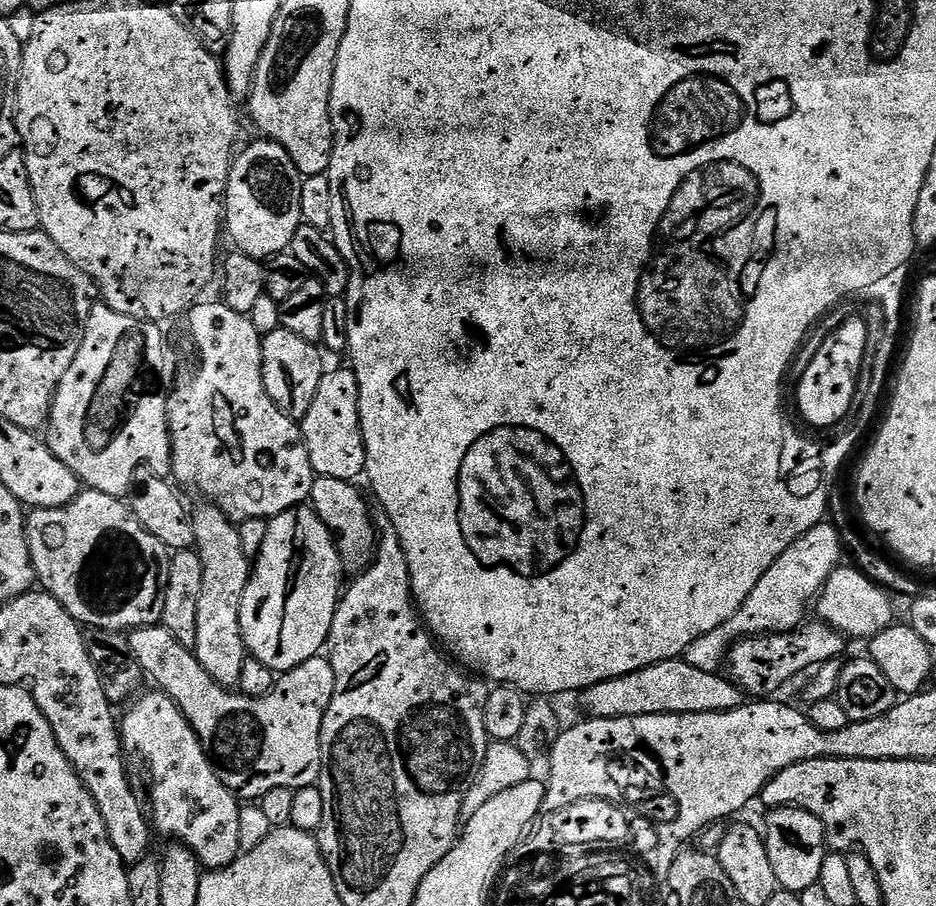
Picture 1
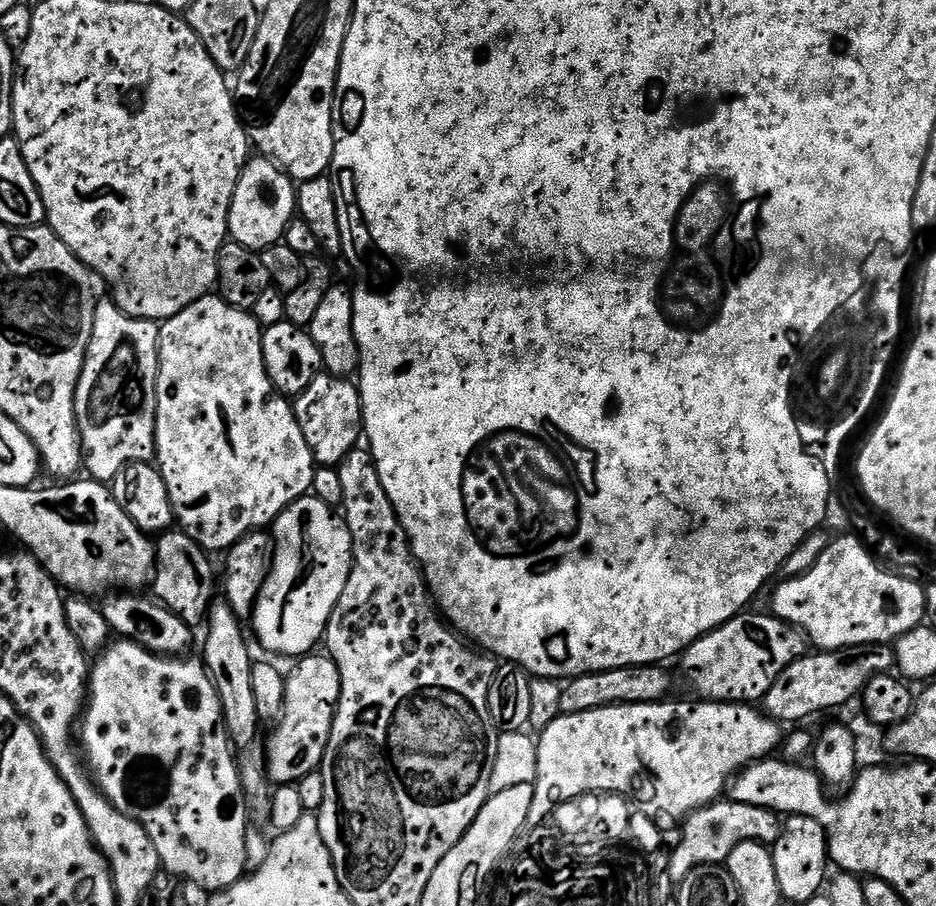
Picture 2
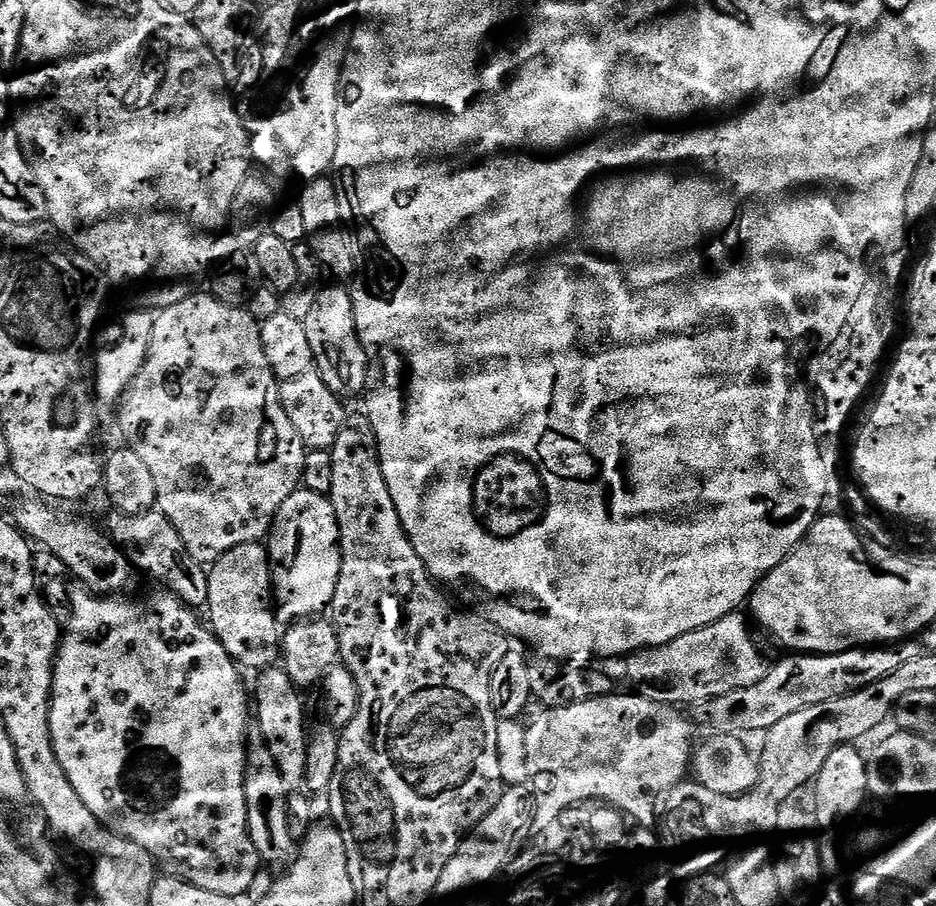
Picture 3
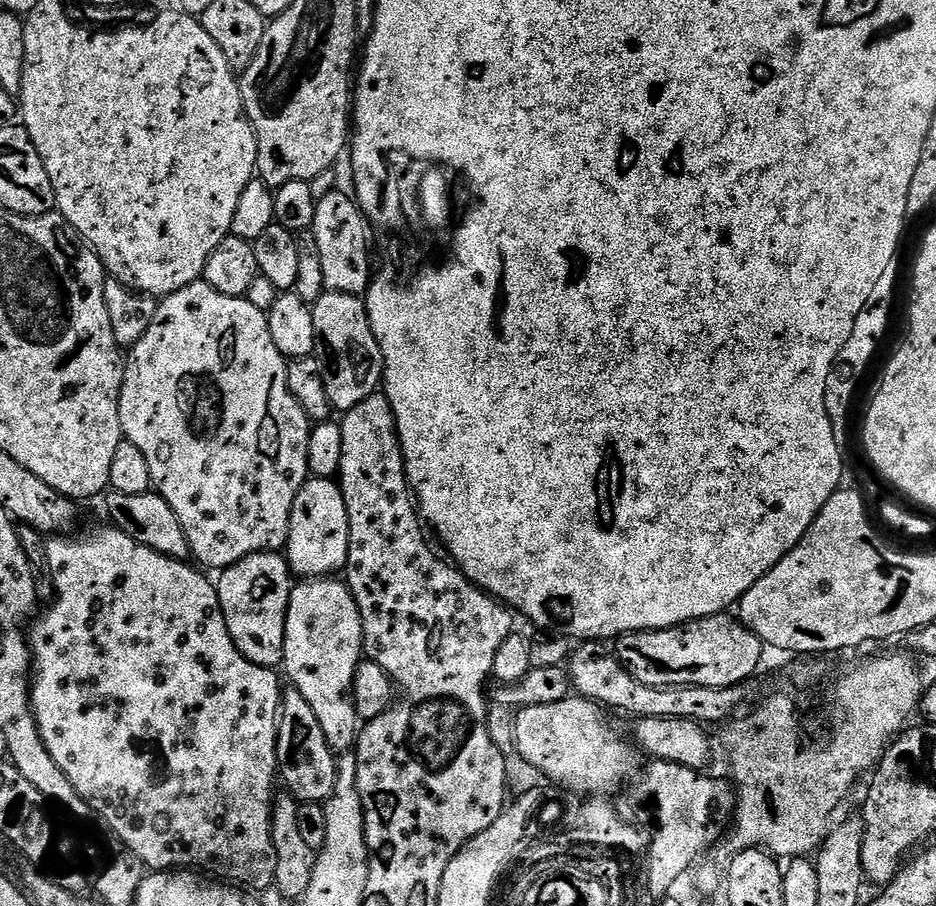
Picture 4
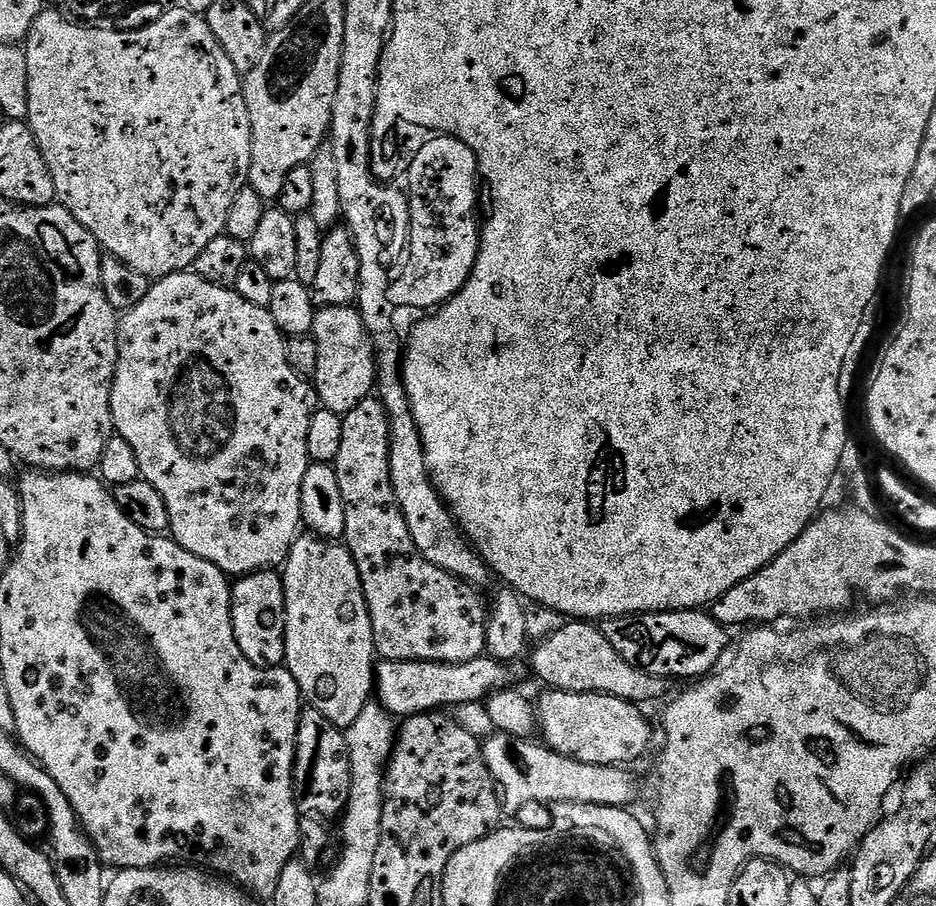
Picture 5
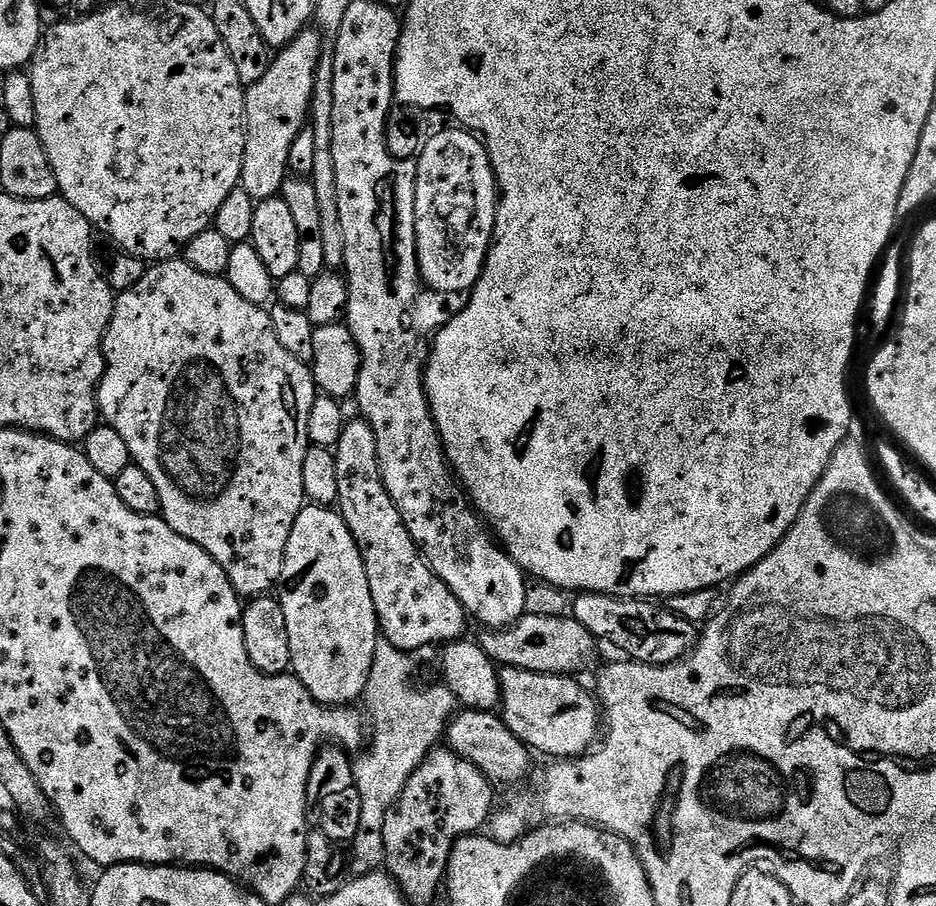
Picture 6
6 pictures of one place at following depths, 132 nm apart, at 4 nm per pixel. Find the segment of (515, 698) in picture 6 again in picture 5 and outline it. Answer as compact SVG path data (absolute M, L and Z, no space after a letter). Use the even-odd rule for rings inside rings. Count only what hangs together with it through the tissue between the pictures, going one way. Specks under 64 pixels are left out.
M545 691L545 696L535 701L536 719L538 721L539 735L544 735L543 743L553 748L558 754L562 754L571 760L597 764L598 766L628 766L631 760L644 756L648 747L652 744L652 728L648 720L643 716L641 709L629 700L614 698L610 694L598 694L597 692L558 692Z

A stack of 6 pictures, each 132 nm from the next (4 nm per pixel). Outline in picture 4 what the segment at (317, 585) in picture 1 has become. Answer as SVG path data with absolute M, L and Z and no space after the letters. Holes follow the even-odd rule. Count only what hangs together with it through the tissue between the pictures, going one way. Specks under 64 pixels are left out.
M309 478L298 490L290 514L286 545L289 568L300 578L328 578L348 567L348 515L342 490L335 479Z

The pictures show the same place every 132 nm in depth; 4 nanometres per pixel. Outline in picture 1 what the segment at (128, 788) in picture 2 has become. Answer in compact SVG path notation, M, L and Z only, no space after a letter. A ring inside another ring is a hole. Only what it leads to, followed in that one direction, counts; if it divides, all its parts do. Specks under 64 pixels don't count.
M151 691L145 696L137 695L127 705L128 713L119 721L120 742L125 753L137 752L152 779L151 823L159 835L161 832L185 844L205 869L224 868L241 855L238 842L241 801L218 778L202 742L198 742L198 734L194 734L182 710L178 710L165 692Z

